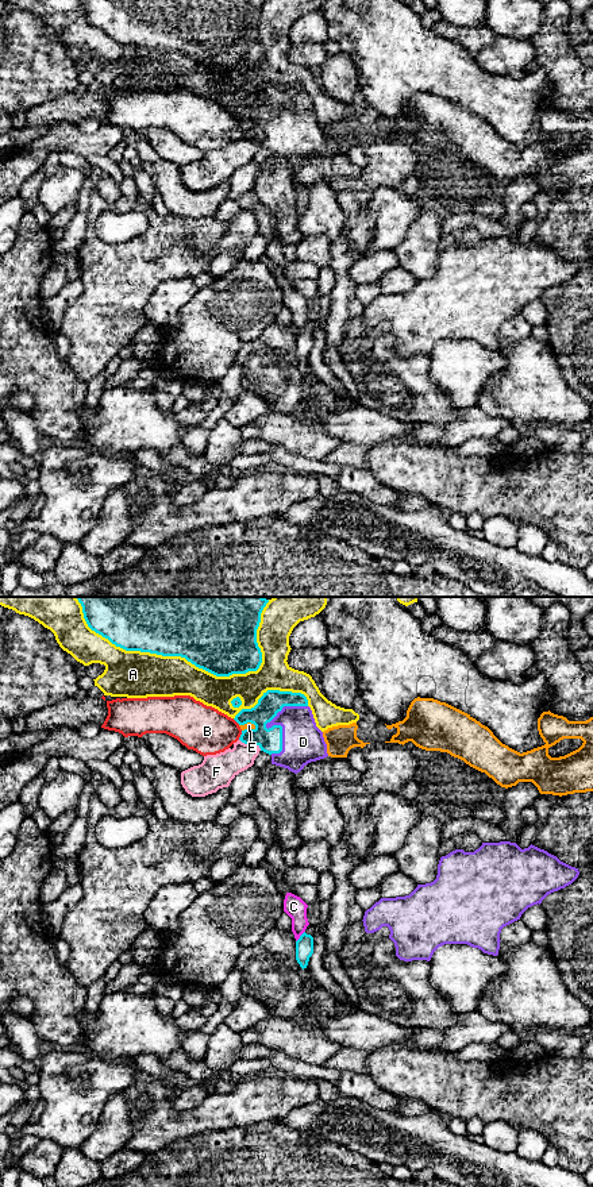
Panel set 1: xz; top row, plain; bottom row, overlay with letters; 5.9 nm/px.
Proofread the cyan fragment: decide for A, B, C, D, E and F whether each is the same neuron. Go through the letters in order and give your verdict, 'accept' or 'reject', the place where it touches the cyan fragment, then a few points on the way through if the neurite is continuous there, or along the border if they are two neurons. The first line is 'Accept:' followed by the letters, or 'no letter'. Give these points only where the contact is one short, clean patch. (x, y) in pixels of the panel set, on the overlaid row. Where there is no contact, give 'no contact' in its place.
Accept: D
A: reject; meets cyan in xz at (162, 655)
B: reject; meets cyan in xz at (241, 735)
C: reject; meets cyan in xz at (300, 936); border along xz (304, 931), (296, 941)
D: accept; meets cyan in xz at (269, 728)
E: reject; meets cyan in xz at (249, 721); border along xz (239, 724), (251, 723), (255, 728)
F: reject; meets cyan in xz at (250, 743)

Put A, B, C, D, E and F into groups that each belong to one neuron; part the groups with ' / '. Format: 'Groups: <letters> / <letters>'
Groups: A / B / C / D / E / F

